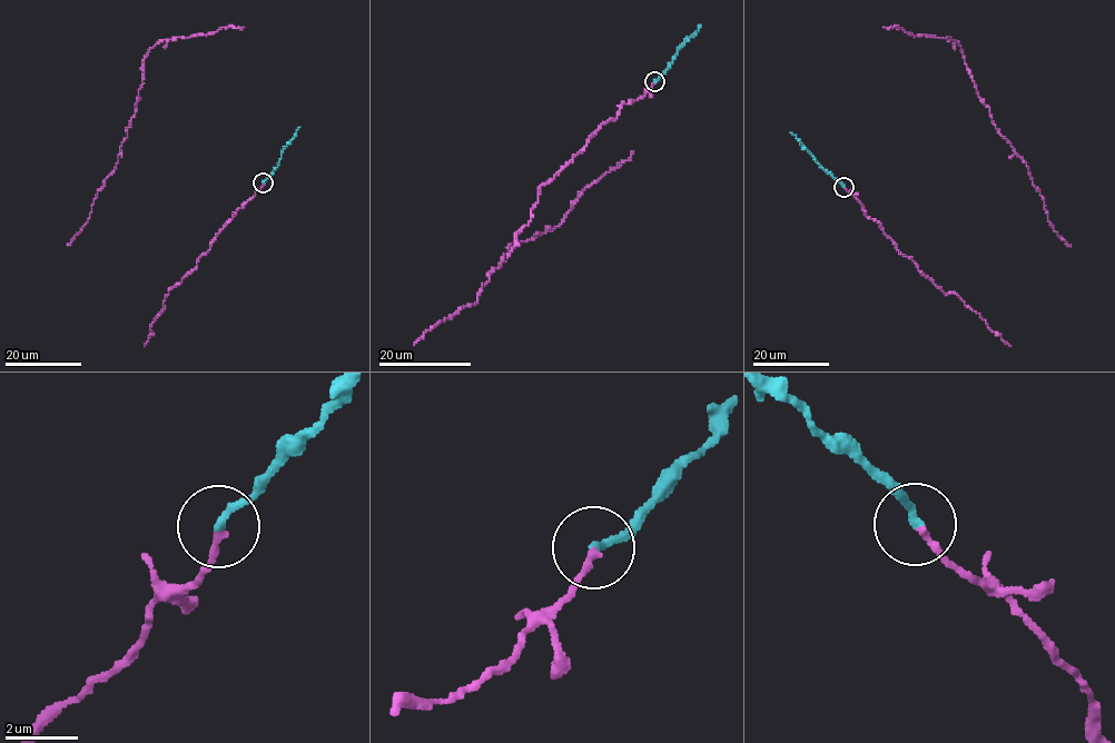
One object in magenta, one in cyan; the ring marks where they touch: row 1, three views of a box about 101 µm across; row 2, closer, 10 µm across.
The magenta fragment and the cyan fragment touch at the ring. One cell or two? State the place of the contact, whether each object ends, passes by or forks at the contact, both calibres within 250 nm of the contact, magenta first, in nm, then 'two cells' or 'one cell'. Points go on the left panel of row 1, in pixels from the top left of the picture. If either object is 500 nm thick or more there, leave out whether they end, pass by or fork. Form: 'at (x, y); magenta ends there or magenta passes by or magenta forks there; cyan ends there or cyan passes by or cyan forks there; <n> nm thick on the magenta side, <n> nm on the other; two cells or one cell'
at (263, 182); magenta ends there; cyan ends there; 190 nm thick on the magenta side, 240 nm on the other; one cell

